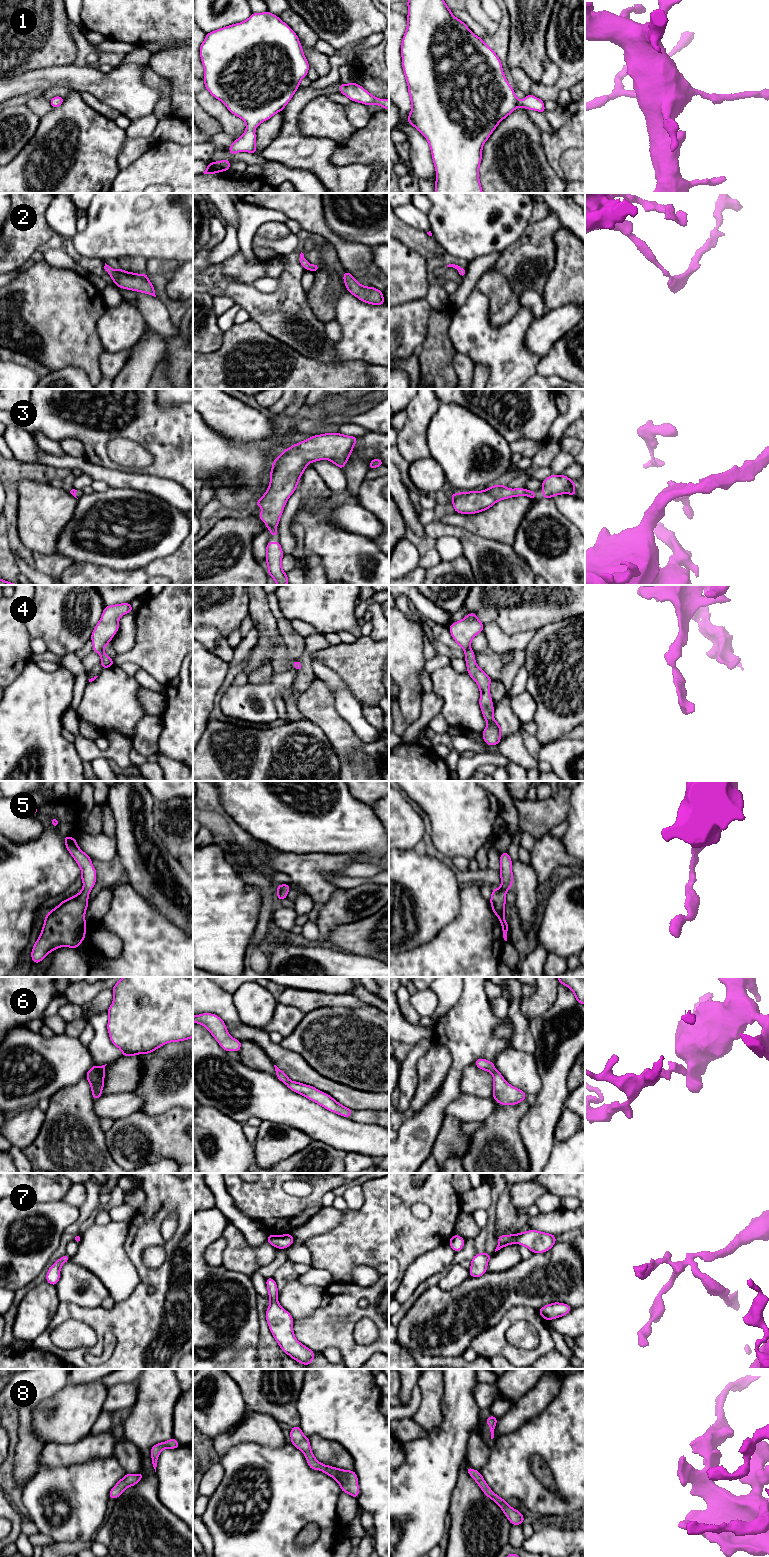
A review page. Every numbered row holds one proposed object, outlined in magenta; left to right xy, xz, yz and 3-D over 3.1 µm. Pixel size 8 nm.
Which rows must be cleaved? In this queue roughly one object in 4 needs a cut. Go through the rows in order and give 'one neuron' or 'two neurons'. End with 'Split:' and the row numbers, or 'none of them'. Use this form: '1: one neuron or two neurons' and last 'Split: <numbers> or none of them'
1: one neuron
2: one neuron
3: one neuron
4: one neuron
5: one neuron
6: two neurons
7: one neuron
8: one neuron
Split: 6

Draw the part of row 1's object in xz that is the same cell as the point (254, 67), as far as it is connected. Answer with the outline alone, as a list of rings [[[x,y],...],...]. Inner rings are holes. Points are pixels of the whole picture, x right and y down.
[[[269,11],[252,13],[243,22],[207,33],[200,46],[200,57],[204,66],[205,88],[232,114],[246,123],[245,133],[229,146],[229,154],[233,155],[237,152],[257,154],[256,127],[285,108],[299,88],[300,81],[308,74],[309,63],[303,53],[298,36],[278,16]]]

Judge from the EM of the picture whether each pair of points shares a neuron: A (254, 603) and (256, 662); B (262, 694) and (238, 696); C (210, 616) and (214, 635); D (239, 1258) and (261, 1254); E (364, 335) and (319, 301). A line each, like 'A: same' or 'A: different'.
A: same
B: same
C: different
D: same
E: different

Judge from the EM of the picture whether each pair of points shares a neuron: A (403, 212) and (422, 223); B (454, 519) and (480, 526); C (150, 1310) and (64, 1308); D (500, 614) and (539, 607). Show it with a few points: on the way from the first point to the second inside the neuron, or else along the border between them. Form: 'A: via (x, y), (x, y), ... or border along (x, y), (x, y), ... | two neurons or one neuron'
A: via (408, 214), (417, 219) | one neuron
B: via (460, 520), (474, 523) | one neuron
C: via (129, 1316), (85, 1315) | one neuron
D: via (510, 608), (529, 607) | one neuron

